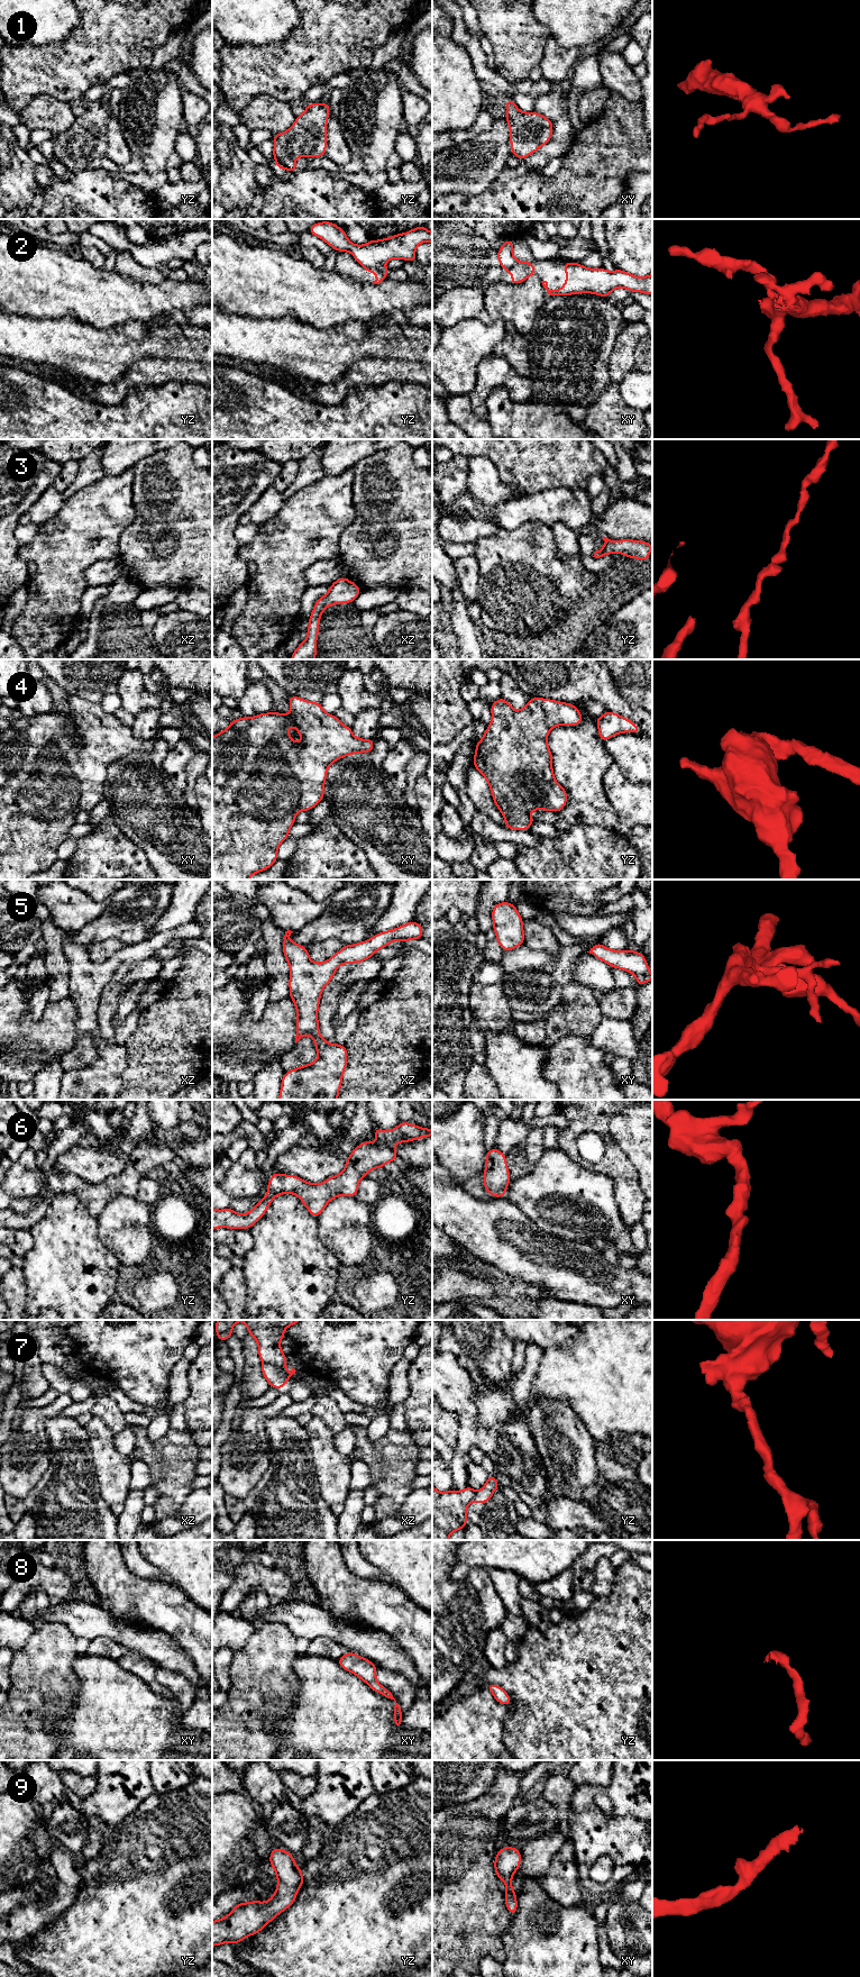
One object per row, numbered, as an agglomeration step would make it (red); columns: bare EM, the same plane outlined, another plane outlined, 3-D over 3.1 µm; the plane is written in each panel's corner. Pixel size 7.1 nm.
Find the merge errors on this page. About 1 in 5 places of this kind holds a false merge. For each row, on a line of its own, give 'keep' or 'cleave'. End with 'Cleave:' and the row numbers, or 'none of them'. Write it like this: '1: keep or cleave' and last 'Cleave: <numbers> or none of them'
1: keep
2: cleave
3: keep
4: keep
5: keep
6: keep
7: cleave
8: keep
9: keep
Cleave: 2, 7

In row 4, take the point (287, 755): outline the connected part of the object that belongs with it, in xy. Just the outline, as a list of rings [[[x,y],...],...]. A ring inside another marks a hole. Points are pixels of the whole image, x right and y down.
[[[289,696],[291,712],[283,714],[271,711],[256,714],[253,718],[241,717],[230,720],[229,727],[214,735],[212,738],[212,880],[249,880],[258,872],[266,871],[278,859],[277,849],[289,838],[291,827],[295,823],[295,814],[299,811],[310,811],[324,796],[324,783],[328,767],[336,760],[353,754],[372,753],[375,739],[360,739],[353,735],[350,727],[345,726],[335,714],[327,713],[320,702],[312,702],[299,696]],[[291,726],[294,726],[300,734],[302,742],[295,744],[287,734]]]

